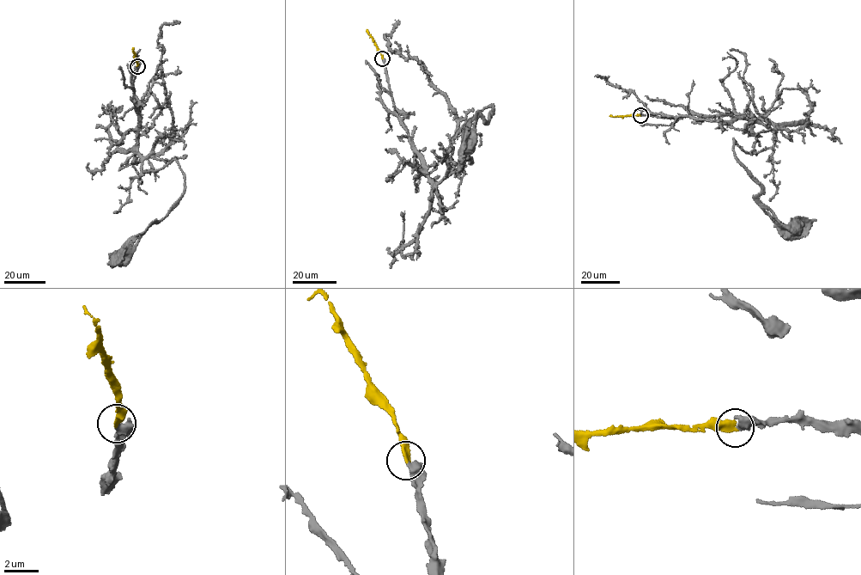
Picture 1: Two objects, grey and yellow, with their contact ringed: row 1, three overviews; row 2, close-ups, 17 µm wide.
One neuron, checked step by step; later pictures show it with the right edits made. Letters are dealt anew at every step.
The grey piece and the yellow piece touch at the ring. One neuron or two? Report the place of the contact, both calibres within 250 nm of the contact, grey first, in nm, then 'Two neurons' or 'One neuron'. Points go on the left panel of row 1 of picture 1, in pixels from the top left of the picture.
Place: (137, 66). Thickness 550 nm (grey) against 400 nm. One neuron

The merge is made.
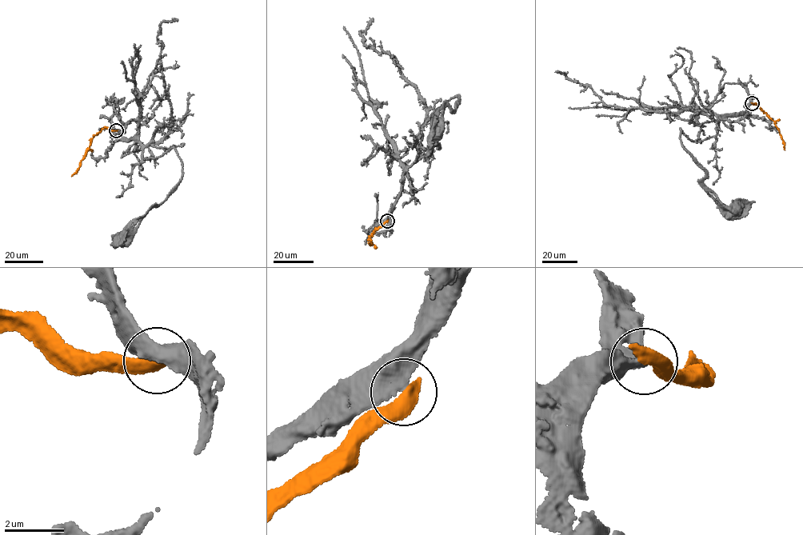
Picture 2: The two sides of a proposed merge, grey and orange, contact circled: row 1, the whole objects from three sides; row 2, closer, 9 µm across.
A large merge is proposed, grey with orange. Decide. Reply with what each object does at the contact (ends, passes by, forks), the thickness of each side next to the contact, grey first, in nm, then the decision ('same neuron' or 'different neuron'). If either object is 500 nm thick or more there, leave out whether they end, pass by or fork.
calibres 550 and 460 nm; different neuron

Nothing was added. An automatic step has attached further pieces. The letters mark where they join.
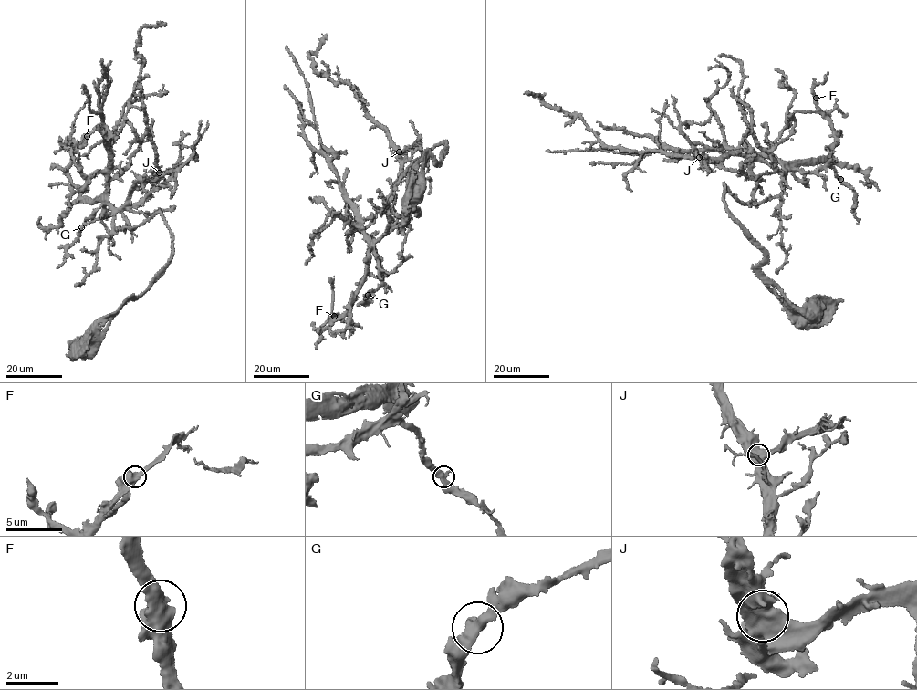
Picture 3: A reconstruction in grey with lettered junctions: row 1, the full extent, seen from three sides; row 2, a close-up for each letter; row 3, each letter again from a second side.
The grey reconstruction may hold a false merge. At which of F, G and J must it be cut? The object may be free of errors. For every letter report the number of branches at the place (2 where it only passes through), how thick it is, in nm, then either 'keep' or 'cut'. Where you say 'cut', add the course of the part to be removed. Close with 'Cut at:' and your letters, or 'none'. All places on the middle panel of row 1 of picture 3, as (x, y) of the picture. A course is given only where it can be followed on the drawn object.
F: branches 2; calibre 700 nm; keep
G: branches 2; calibre 500 nm; keep
J: branches 3; calibre 700 nm; cut; course (399, 152), (418, 139), (418, 147), (428, 161), (428, 169), (423, 172)
Cut at: J

